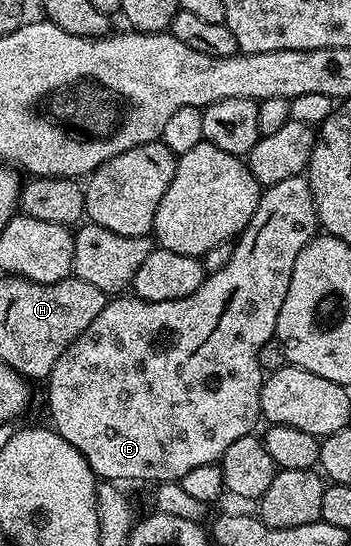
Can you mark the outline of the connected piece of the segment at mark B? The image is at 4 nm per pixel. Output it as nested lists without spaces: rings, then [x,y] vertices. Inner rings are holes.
[[[306,177],[290,178],[281,180],[277,184],[266,187],[260,193],[257,212],[253,212],[253,220],[244,228],[239,235],[233,248],[233,256],[229,256],[229,264],[221,268],[221,272],[206,275],[203,283],[189,296],[181,300],[161,300],[160,302],[146,302],[134,296],[115,296],[101,308],[97,315],[97,320],[77,336],[61,352],[57,364],[53,364],[51,377],[46,379],[47,386],[47,406],[51,409],[50,425],[89,464],[89,468],[94,472],[96,479],[110,480],[116,484],[128,484],[127,482],[151,482],[158,484],[161,482],[177,482],[182,480],[185,472],[190,472],[192,468],[201,468],[201,464],[210,462],[218,463],[222,459],[225,448],[233,444],[233,440],[241,440],[241,436],[252,433],[256,428],[255,421],[260,421],[259,397],[263,387],[264,372],[259,367],[257,352],[261,344],[272,341],[275,338],[277,328],[277,316],[281,312],[281,304],[285,300],[285,292],[289,292],[289,280],[291,279],[291,269],[293,264],[297,264],[297,256],[305,244],[309,244],[311,239],[317,234],[317,219],[315,217],[315,201],[311,185],[307,183]]]

